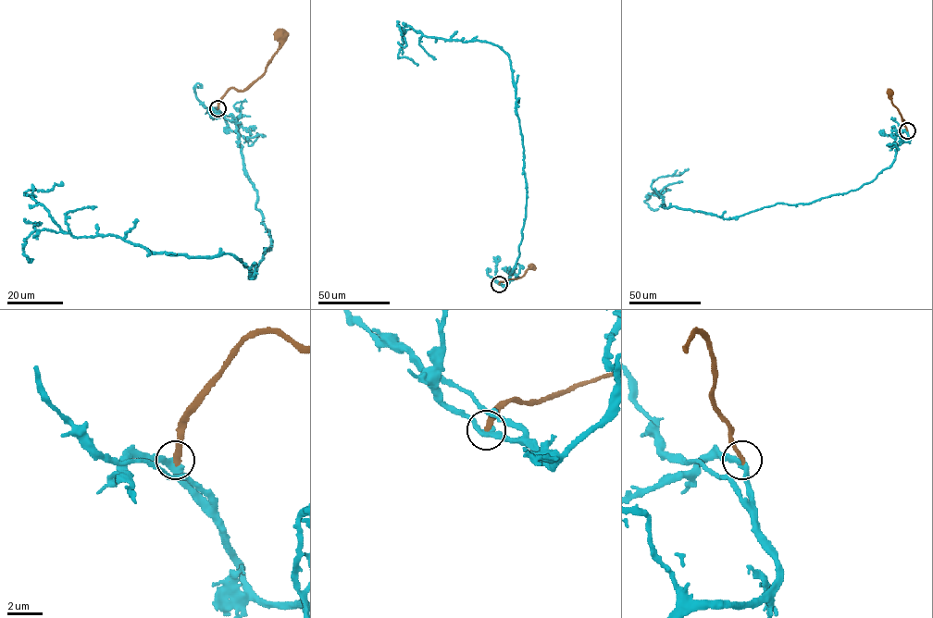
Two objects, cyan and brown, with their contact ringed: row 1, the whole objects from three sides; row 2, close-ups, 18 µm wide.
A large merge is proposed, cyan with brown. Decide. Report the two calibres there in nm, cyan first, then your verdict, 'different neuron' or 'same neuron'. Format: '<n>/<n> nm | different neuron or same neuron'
300/300 nm | same neuron

